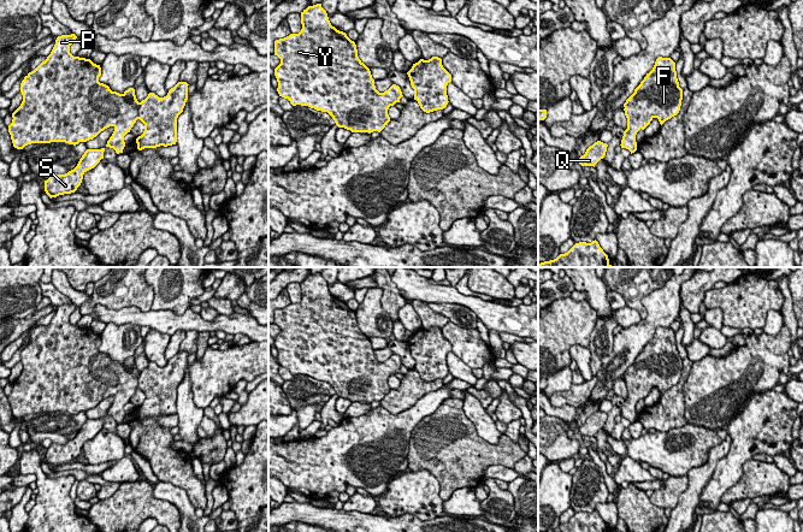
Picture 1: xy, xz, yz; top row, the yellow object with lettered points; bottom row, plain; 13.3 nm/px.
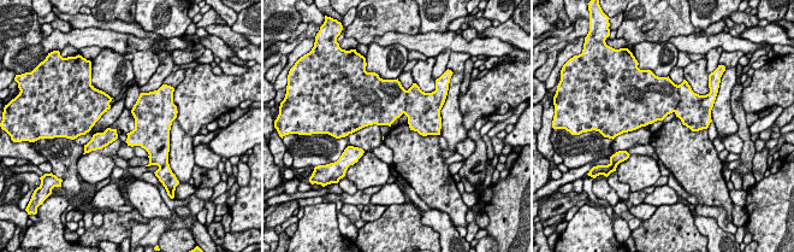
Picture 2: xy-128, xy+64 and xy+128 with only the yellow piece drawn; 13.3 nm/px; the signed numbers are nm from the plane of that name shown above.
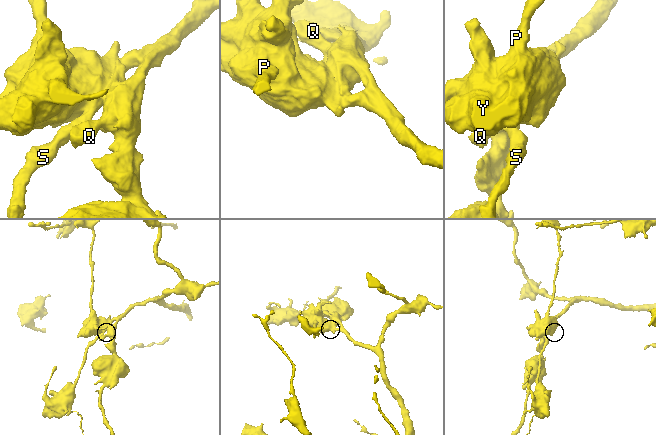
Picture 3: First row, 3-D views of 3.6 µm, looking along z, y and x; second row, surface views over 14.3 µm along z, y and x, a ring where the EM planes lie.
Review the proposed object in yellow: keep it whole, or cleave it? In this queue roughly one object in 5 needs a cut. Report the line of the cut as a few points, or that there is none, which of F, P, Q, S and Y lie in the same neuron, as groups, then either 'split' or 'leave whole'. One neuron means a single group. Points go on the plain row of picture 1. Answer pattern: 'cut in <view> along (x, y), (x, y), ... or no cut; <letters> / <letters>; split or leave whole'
no cut; F P Q S Y; leave whole

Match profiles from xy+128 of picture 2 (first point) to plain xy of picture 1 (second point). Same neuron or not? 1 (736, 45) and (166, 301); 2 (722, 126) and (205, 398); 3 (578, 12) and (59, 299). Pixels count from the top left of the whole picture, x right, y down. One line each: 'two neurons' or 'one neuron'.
1: two neurons
2: two neurons
3: one neuron

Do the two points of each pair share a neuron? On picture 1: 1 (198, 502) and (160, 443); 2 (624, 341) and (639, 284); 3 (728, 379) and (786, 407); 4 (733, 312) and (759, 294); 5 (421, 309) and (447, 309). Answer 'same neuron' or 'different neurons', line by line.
1: same neuron
2: different neurons
3: different neurons
4: same neuron
5: different neurons

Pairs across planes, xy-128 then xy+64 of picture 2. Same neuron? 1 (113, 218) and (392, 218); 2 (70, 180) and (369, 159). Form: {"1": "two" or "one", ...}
{"1": "one", "2": "two"}

